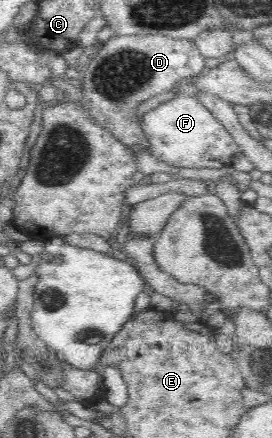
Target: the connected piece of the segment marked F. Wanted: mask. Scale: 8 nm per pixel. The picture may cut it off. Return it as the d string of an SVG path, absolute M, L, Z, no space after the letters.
M182 96L160 104L142 116L140 125L150 143L150 152L172 166L217 169L230 165L230 158L240 153L231 133L195 96Z

